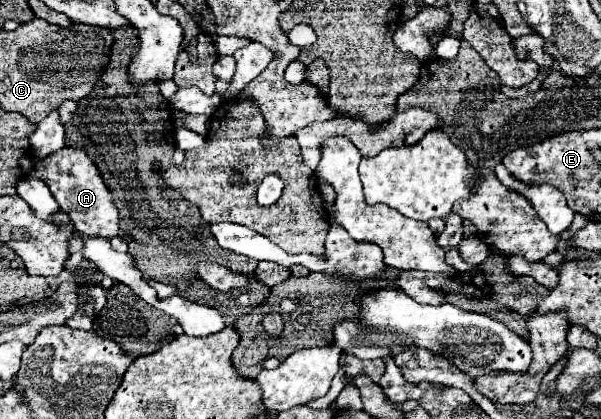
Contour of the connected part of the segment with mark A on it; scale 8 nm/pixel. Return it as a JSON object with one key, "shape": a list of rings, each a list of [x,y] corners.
{"shape":[[[65,146],[57,154],[47,156],[41,162],[35,162],[33,176],[41,178],[61,210],[69,212],[77,232],[85,236],[101,236],[101,238],[115,238],[119,232],[119,210],[113,204],[111,190],[107,188],[97,164],[89,158],[89,154],[83,148],[71,148]]]}

